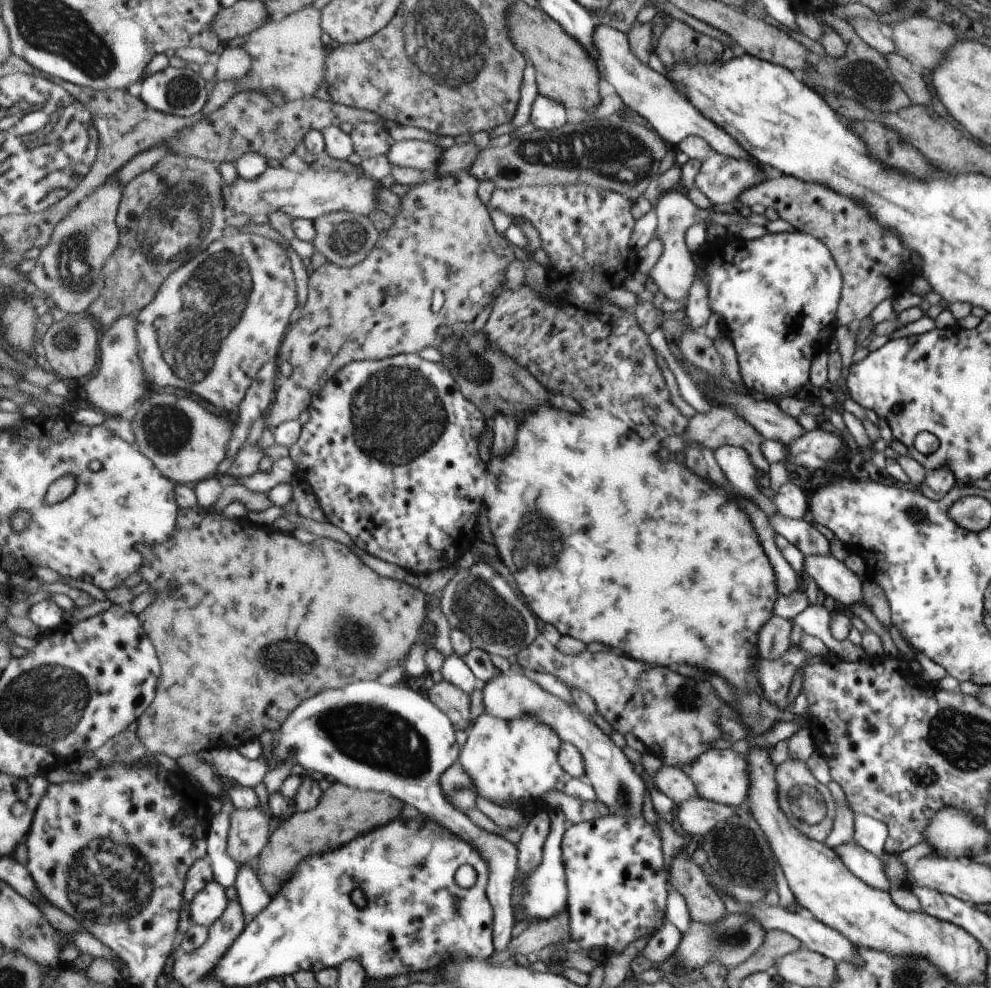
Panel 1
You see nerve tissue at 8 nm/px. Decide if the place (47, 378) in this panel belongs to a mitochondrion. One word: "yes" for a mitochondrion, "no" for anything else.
no

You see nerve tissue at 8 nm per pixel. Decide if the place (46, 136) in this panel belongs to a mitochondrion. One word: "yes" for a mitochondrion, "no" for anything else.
yes

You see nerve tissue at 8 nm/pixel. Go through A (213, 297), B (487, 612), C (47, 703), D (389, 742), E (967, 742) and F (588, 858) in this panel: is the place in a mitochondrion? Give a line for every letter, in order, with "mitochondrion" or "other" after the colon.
A: mitochondrion
B: mitochondrion
C: mitochondrion
D: mitochondrion
E: mitochondrion
F: other

